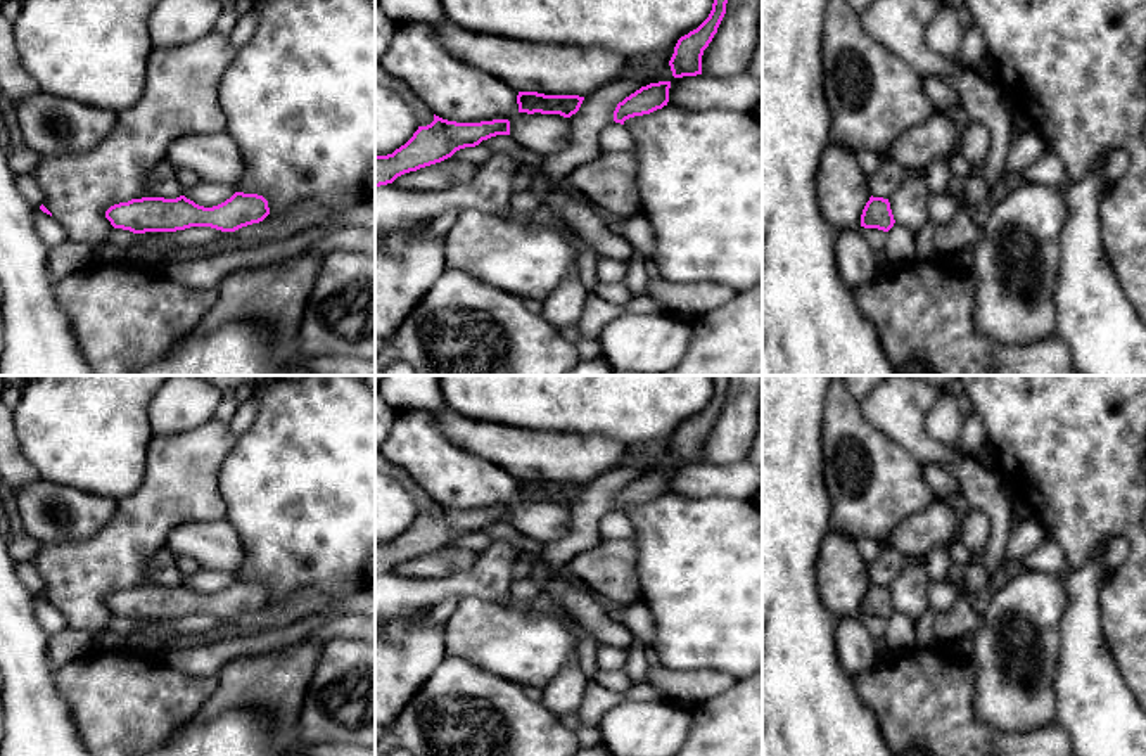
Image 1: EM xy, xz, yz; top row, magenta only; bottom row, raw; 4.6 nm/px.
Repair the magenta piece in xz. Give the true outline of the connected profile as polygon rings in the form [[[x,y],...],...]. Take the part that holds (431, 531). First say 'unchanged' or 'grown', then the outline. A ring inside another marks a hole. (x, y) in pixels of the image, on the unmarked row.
unchanged | [[[434,502],[434,509],[418,514],[413,524],[387,543],[375,543],[375,574],[392,571],[398,564],[441,550],[456,538],[475,535],[496,522],[510,522],[508,507],[456,510]]]

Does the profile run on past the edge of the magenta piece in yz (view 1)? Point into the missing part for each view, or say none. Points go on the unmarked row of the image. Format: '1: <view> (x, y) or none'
1: none

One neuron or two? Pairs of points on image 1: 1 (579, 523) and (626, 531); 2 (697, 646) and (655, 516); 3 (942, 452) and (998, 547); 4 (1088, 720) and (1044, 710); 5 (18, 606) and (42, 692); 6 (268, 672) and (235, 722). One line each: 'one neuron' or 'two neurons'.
1: two neurons
2: one neuron
3: one neuron
4: two neurons
5: one neuron
6: two neurons

